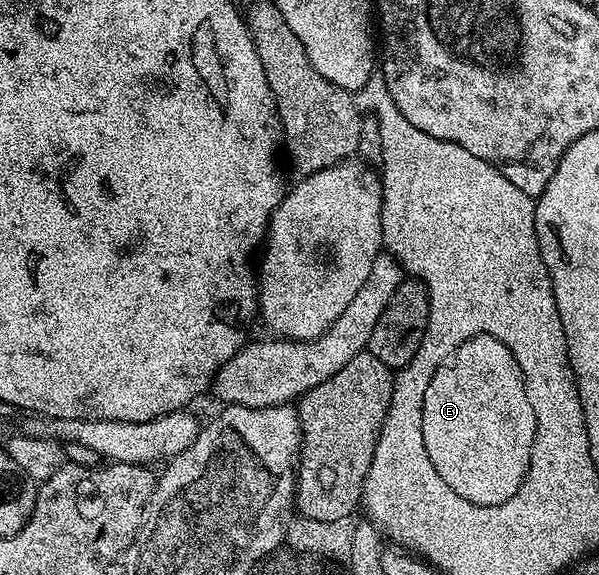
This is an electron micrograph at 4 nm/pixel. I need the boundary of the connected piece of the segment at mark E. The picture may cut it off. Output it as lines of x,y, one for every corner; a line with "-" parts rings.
476,335
475,338
468,339
467,342
461,344
457,350
461,354
469,354
469,370
443,370
431,378
423,402
423,442
431,464
435,466
435,470
438,471
443,482
448,484
455,494
459,494
461,498
471,502
472,505
501,505
518,492
519,486
522,485
523,478
529,469
531,446
534,444
535,412
529,402
522,370
520,370
519,364
515,361
515,356
511,354
511,350
508,350
507,346
503,345
503,342
493,335

